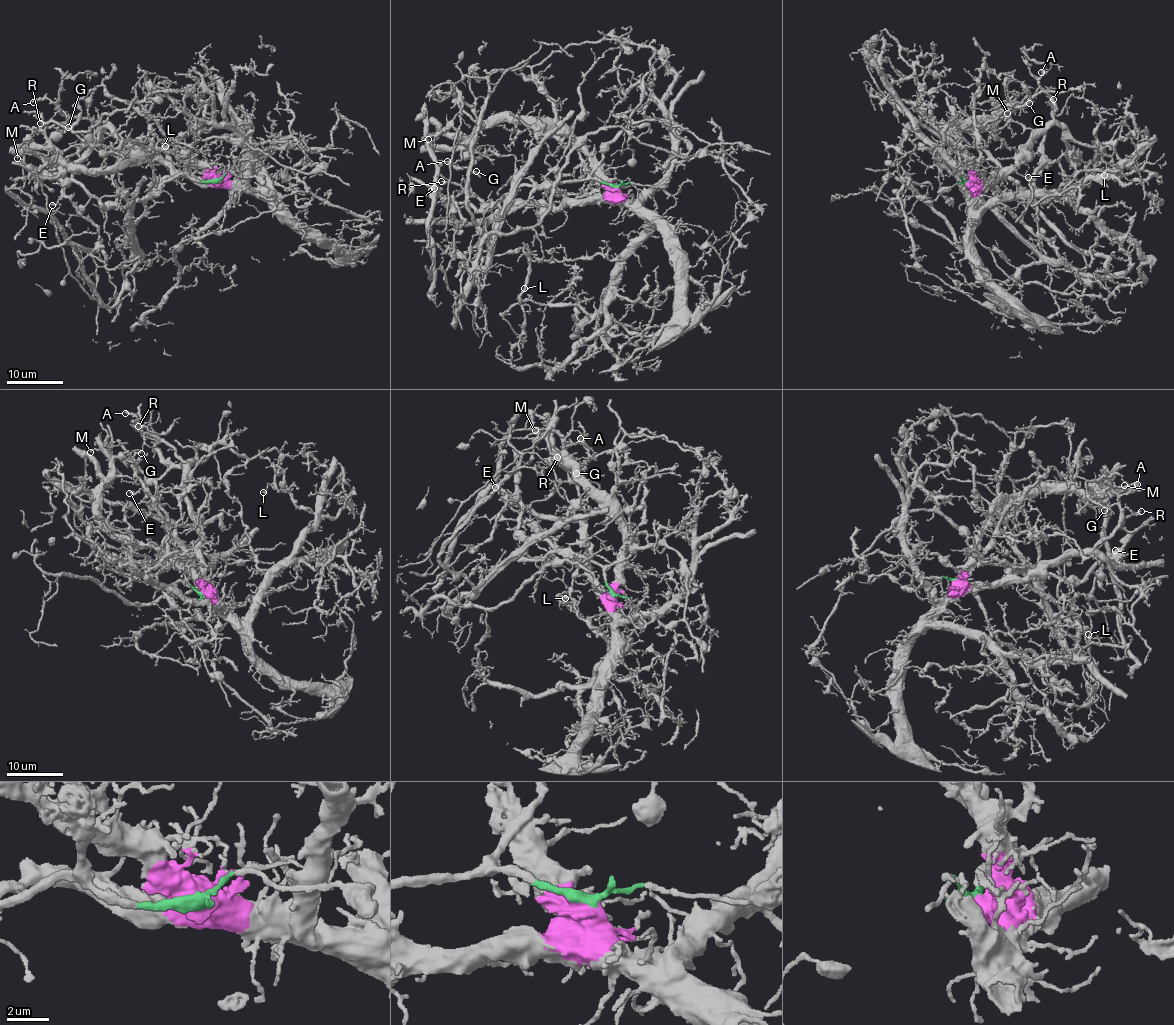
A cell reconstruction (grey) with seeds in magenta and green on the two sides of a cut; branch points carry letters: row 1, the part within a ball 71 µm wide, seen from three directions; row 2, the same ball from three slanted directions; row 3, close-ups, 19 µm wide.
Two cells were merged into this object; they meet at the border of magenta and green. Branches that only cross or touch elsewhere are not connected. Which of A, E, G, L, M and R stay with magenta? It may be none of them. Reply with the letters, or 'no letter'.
A, G, L, M, R

